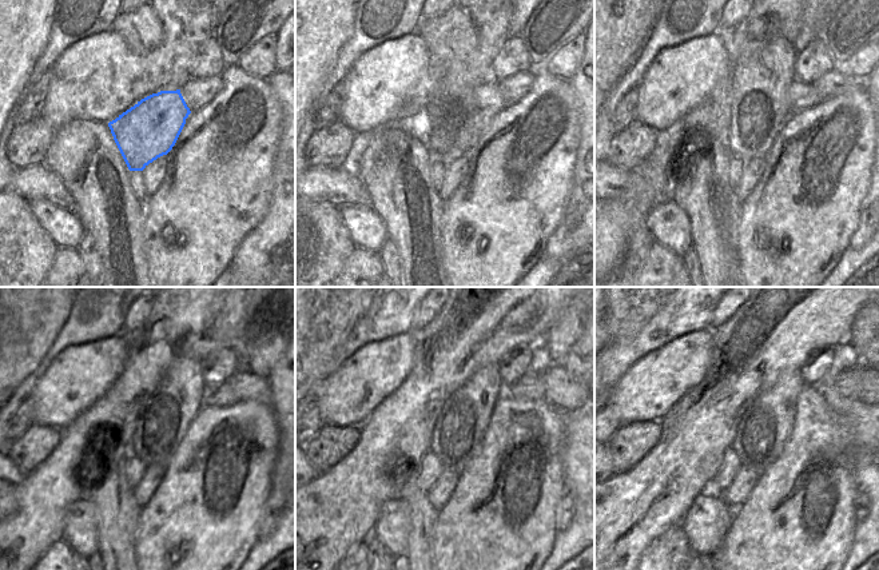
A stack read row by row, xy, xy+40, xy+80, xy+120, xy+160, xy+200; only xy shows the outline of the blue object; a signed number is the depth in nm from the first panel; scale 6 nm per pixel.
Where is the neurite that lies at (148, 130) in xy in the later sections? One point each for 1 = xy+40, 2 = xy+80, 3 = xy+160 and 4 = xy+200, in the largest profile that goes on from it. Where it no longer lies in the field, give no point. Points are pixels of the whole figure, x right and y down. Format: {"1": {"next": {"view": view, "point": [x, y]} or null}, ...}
{"1": {"next": {"view": "xy+40", "point": [486, 100]}}, "2": {"next": {"view": "xy+80", "point": [800, 95]}}, "3": {"next": {"view": "xy+160", "point": [555, 386]}}, "4": {"next": {"view": "xy+200", "point": [863, 383]}}}

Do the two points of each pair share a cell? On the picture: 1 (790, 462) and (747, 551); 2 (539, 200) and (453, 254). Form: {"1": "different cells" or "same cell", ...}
{"1": "same cell", "2": "same cell"}

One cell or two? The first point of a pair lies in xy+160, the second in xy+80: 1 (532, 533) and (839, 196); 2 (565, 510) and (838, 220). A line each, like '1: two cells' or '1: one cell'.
1: one cell
2: two cells

